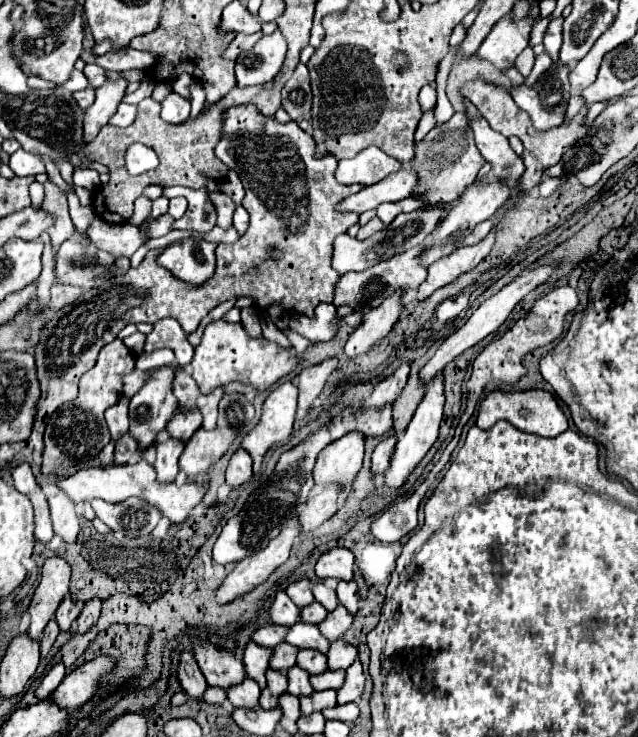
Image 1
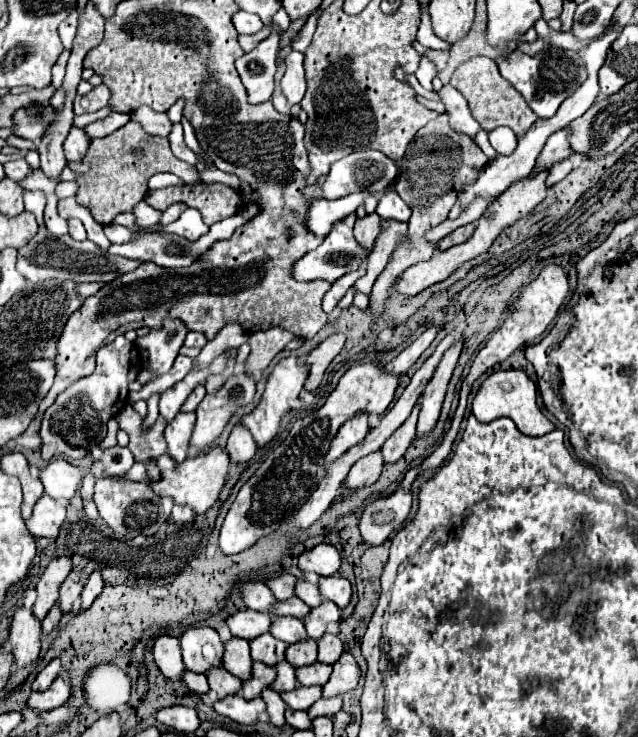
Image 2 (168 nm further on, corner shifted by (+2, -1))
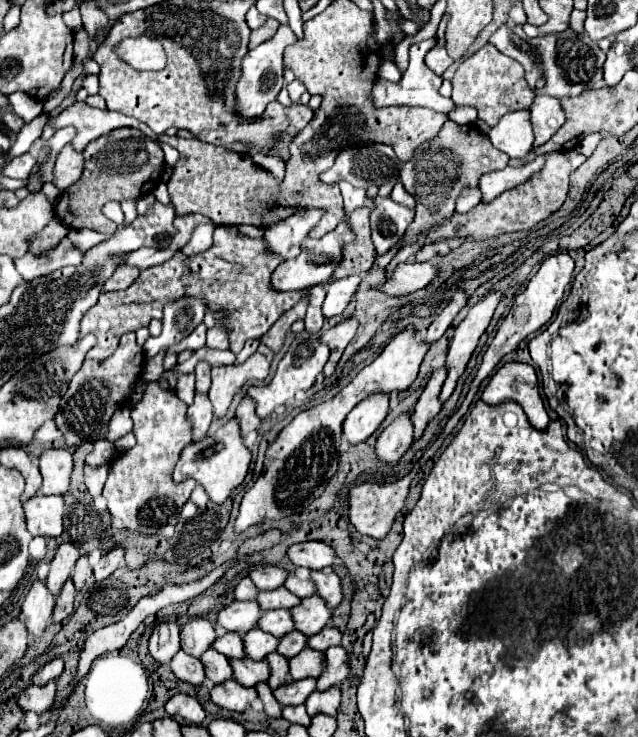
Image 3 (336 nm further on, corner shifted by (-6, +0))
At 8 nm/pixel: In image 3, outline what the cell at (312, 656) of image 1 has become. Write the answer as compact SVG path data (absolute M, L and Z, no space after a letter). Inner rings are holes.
M290 631L288 635L284 635L284 637L280 637L280 643L278 643L278 653L280 655L284 655L286 659L290 659L290 657L294 657L296 653L300 653L300 649L302 647L306 647L306 639L308 637L304 637L302 633L298 633L298 631Z

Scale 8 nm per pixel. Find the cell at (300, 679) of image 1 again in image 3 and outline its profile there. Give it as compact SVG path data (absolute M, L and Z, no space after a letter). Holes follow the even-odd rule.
M268 653L266 661L268 661L268 667L270 667L270 677L268 677L266 685L270 689L276 689L276 687L284 685L286 681L290 681L290 677L288 677L288 659L286 657L280 657L278 653Z

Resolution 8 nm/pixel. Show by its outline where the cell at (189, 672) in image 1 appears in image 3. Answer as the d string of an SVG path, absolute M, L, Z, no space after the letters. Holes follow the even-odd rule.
M162 621L154 627L150 641L148 641L148 649L150 649L150 655L158 663L166 665L176 655L176 651L180 649L178 633L180 633L180 629L172 621Z

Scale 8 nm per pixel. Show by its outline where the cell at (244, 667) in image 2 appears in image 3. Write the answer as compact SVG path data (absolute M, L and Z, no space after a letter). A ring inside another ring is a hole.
M226 633L222 637L216 637L212 647L226 657L244 657L244 643L236 633Z

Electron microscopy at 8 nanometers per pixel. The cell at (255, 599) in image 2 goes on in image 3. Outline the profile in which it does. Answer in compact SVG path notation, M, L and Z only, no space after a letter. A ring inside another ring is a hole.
M248 577L240 579L240 583L234 587L234 599L236 601L252 601L256 599L256 585L252 585L252 581Z

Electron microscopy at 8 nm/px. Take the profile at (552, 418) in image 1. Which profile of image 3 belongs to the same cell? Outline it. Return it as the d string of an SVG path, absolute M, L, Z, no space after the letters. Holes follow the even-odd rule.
M506 363L502 365L486 385L482 399L486 403L500 403L504 399L514 399L522 405L530 423L536 429L546 429L550 417L544 409L544 401L538 391L538 377L532 365L528 363Z

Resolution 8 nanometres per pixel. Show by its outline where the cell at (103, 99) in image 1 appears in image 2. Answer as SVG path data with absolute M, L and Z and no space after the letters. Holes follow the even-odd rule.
M72 126L68 138L64 140L64 154L68 160L82 160L86 150L90 146L90 138L86 134L86 128Z

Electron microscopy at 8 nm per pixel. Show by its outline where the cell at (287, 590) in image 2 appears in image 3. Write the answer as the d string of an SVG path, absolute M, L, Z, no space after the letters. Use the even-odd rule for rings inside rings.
M262 565L252 569L248 577L258 589L278 589L284 585L284 577L288 577L288 571L274 565Z

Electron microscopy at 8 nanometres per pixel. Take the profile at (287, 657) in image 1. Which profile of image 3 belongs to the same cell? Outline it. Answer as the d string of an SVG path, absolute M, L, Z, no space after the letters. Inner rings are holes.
M250 629L250 633L244 633L242 643L244 643L246 657L250 657L254 661L264 659L268 653L276 651L276 647L278 647L278 639L264 633L262 629Z

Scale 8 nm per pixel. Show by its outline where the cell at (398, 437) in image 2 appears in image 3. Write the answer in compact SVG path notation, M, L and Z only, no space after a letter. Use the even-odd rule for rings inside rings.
M446 367L442 369L436 369L428 381L428 385L424 387L416 407L414 407L414 415L412 415L412 423L414 423L414 439L418 439L424 431L424 427L428 425L428 421L438 415L442 403L440 403L440 389L442 389L442 383L446 379L448 371Z

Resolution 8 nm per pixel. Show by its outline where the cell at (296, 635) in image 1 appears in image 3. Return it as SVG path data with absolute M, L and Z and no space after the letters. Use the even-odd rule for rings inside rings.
M272 609L272 611L262 611L260 619L258 619L258 629L274 635L274 637L282 637L286 633L290 633L294 629L292 625L292 617L288 613L288 609Z

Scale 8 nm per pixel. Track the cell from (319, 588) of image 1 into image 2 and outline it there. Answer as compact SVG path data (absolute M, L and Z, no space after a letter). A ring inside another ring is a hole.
M298 580L298 584L296 584L296 596L300 600L304 600L312 608L316 608L316 606L322 604L322 596L320 596L318 586L316 584L310 584L306 580Z

